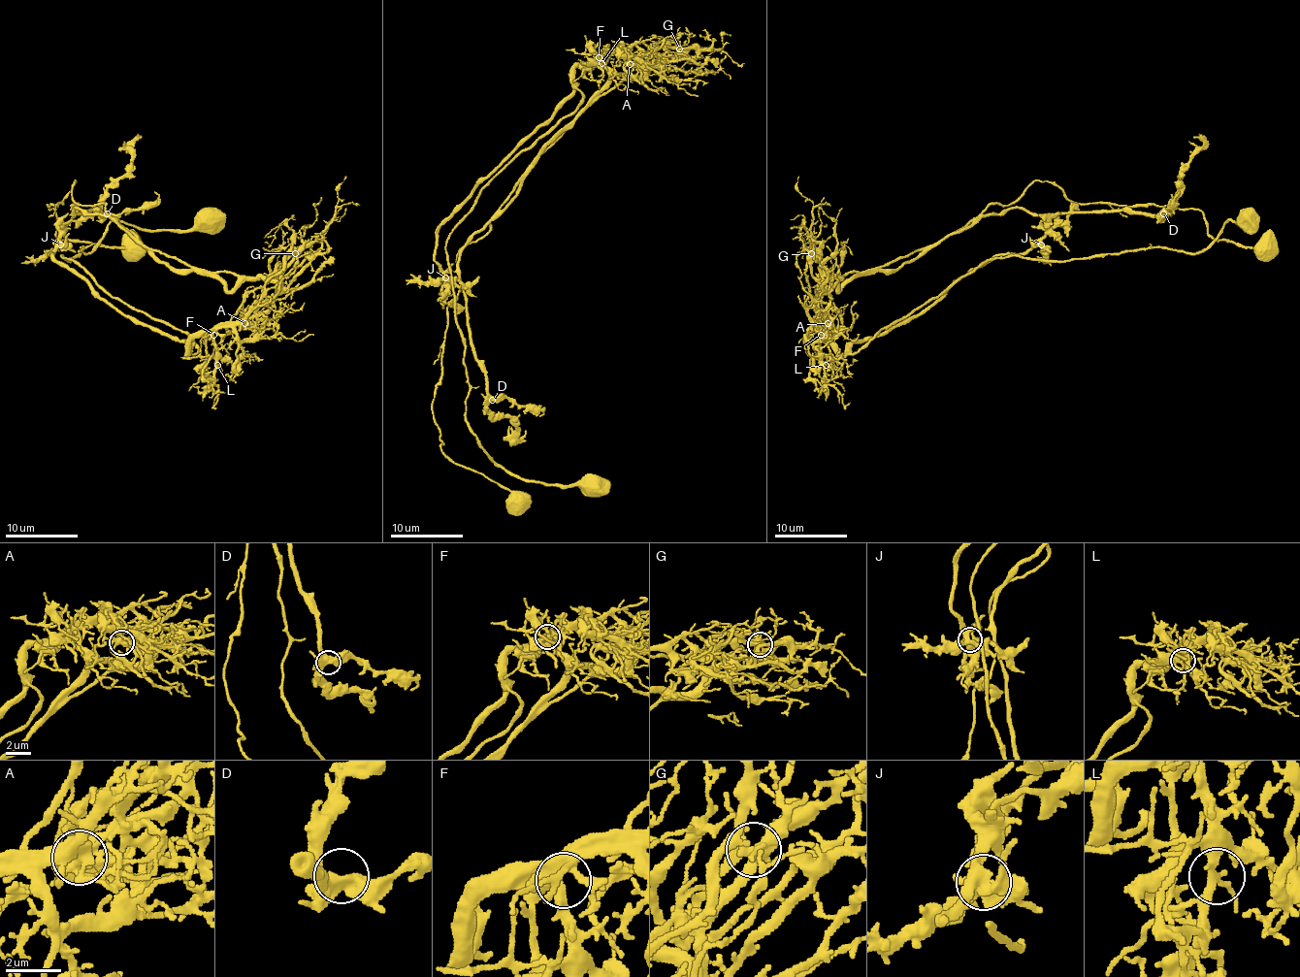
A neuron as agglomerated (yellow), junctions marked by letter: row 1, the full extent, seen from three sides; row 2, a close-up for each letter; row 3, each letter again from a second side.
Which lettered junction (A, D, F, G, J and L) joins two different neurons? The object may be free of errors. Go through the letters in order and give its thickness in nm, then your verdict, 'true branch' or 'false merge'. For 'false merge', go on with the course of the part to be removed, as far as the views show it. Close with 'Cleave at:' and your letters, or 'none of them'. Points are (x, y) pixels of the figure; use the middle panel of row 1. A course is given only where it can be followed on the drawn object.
A: calibre 320 nm; false merge; course (629, 65), (660, 67), (626, 76), (580, 115), (456, 258), (433, 412), (441, 450), (519, 490), (528, 508)
D: calibre 480 nm; true branch
F: calibre 440 nm; true branch
G: calibre 240 nm; true branch
J: calibre 440 nm; true branch
L: calibre 240 nm; true branch
Cleave at: A

